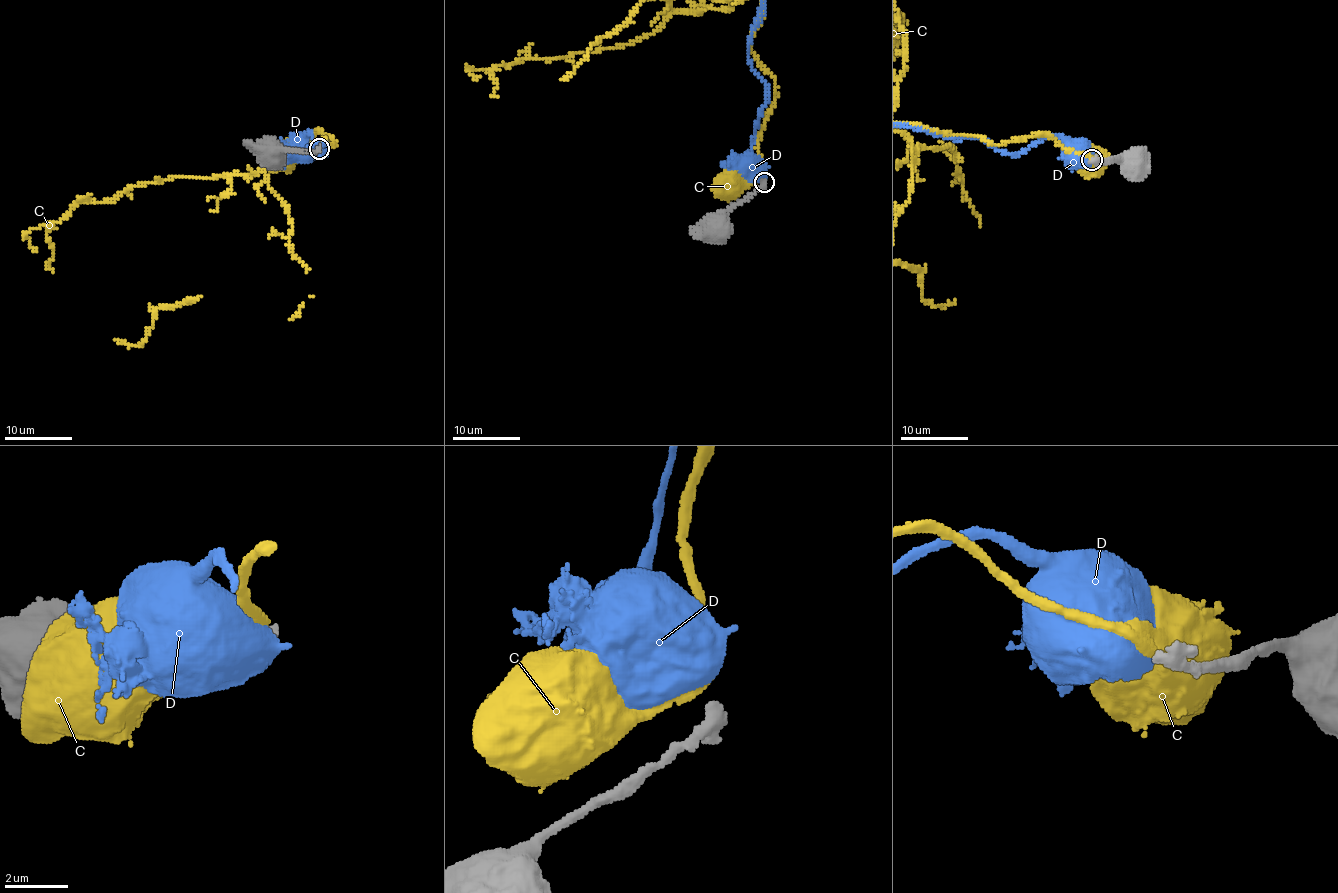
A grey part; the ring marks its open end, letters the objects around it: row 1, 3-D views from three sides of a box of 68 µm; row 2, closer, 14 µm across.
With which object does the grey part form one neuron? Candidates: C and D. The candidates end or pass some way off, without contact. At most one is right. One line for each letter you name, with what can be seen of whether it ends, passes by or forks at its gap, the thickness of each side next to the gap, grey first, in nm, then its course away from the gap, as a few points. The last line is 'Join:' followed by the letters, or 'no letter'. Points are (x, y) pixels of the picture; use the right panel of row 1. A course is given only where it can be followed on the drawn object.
Join: no letter

